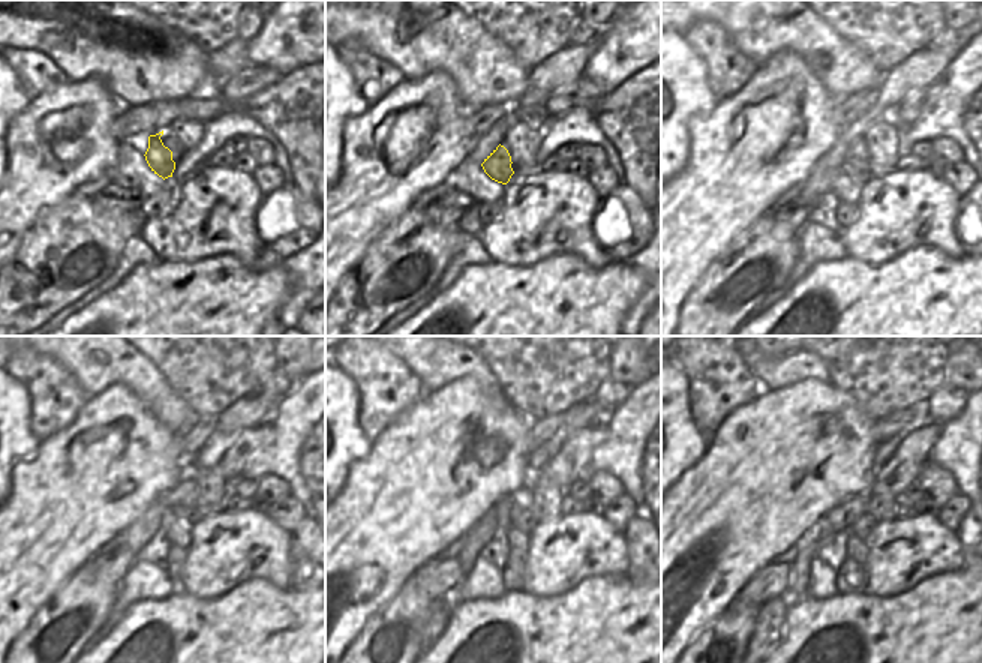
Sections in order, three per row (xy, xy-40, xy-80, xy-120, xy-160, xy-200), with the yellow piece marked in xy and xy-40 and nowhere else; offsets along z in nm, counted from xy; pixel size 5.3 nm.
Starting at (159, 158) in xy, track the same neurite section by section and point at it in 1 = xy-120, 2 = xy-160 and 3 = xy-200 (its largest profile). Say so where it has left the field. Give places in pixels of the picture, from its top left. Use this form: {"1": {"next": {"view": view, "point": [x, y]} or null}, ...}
{"1": {"next": {"view": "xy-120", "point": [177, 530]}}, "2": {"next": {"view": "xy-160", "point": [519, 542]}}, "3": {"next": {"view": "xy-200", "point": [856, 551]}}}

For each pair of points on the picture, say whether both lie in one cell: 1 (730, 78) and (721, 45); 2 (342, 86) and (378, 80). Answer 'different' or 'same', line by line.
1: same
2: different

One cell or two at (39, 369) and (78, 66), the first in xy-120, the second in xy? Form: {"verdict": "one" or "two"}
{"verdict": "two"}

